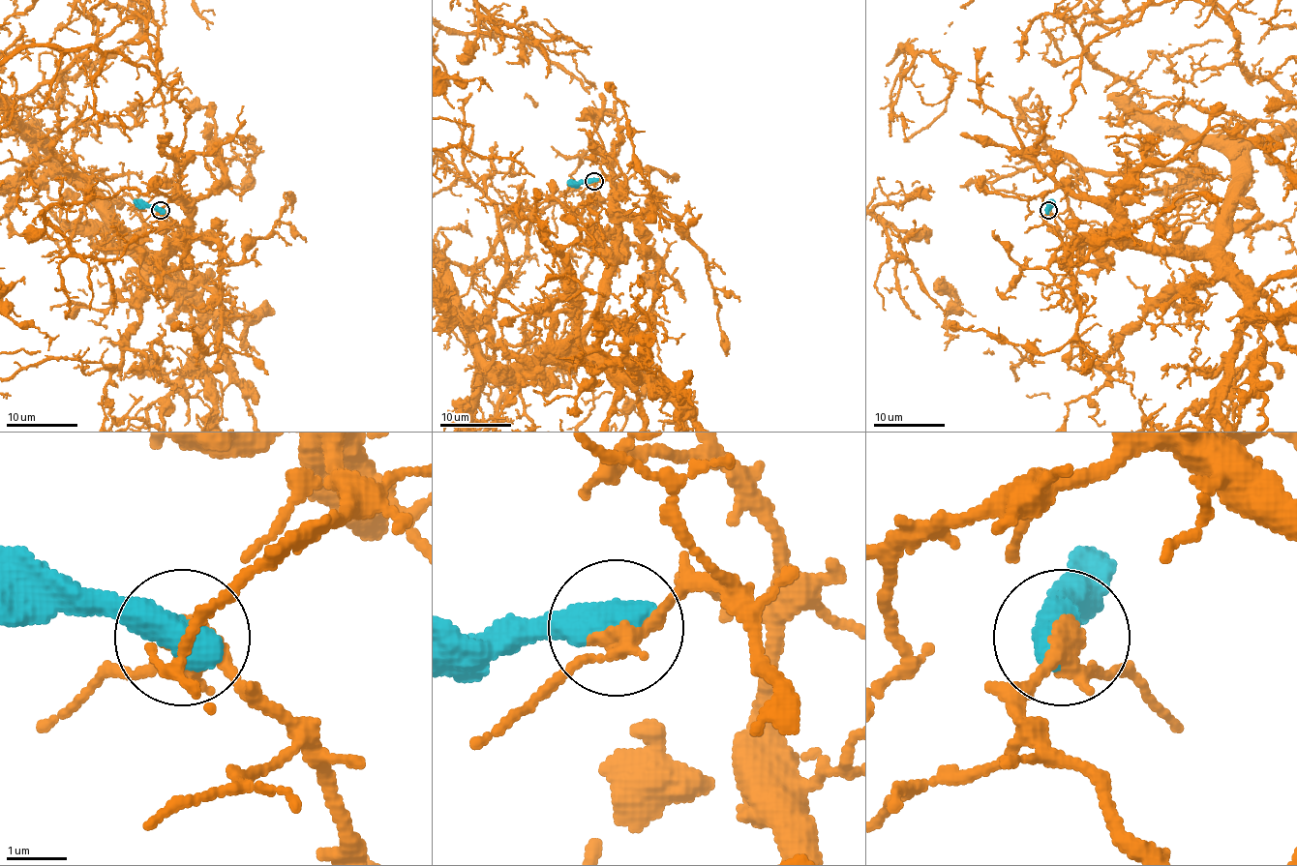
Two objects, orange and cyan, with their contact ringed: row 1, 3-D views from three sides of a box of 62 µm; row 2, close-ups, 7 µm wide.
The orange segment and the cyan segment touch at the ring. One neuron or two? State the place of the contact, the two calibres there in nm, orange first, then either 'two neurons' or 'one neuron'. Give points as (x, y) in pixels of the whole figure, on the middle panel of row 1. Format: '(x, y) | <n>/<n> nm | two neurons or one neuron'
(593, 181) | 340/650 nm | one neuron

